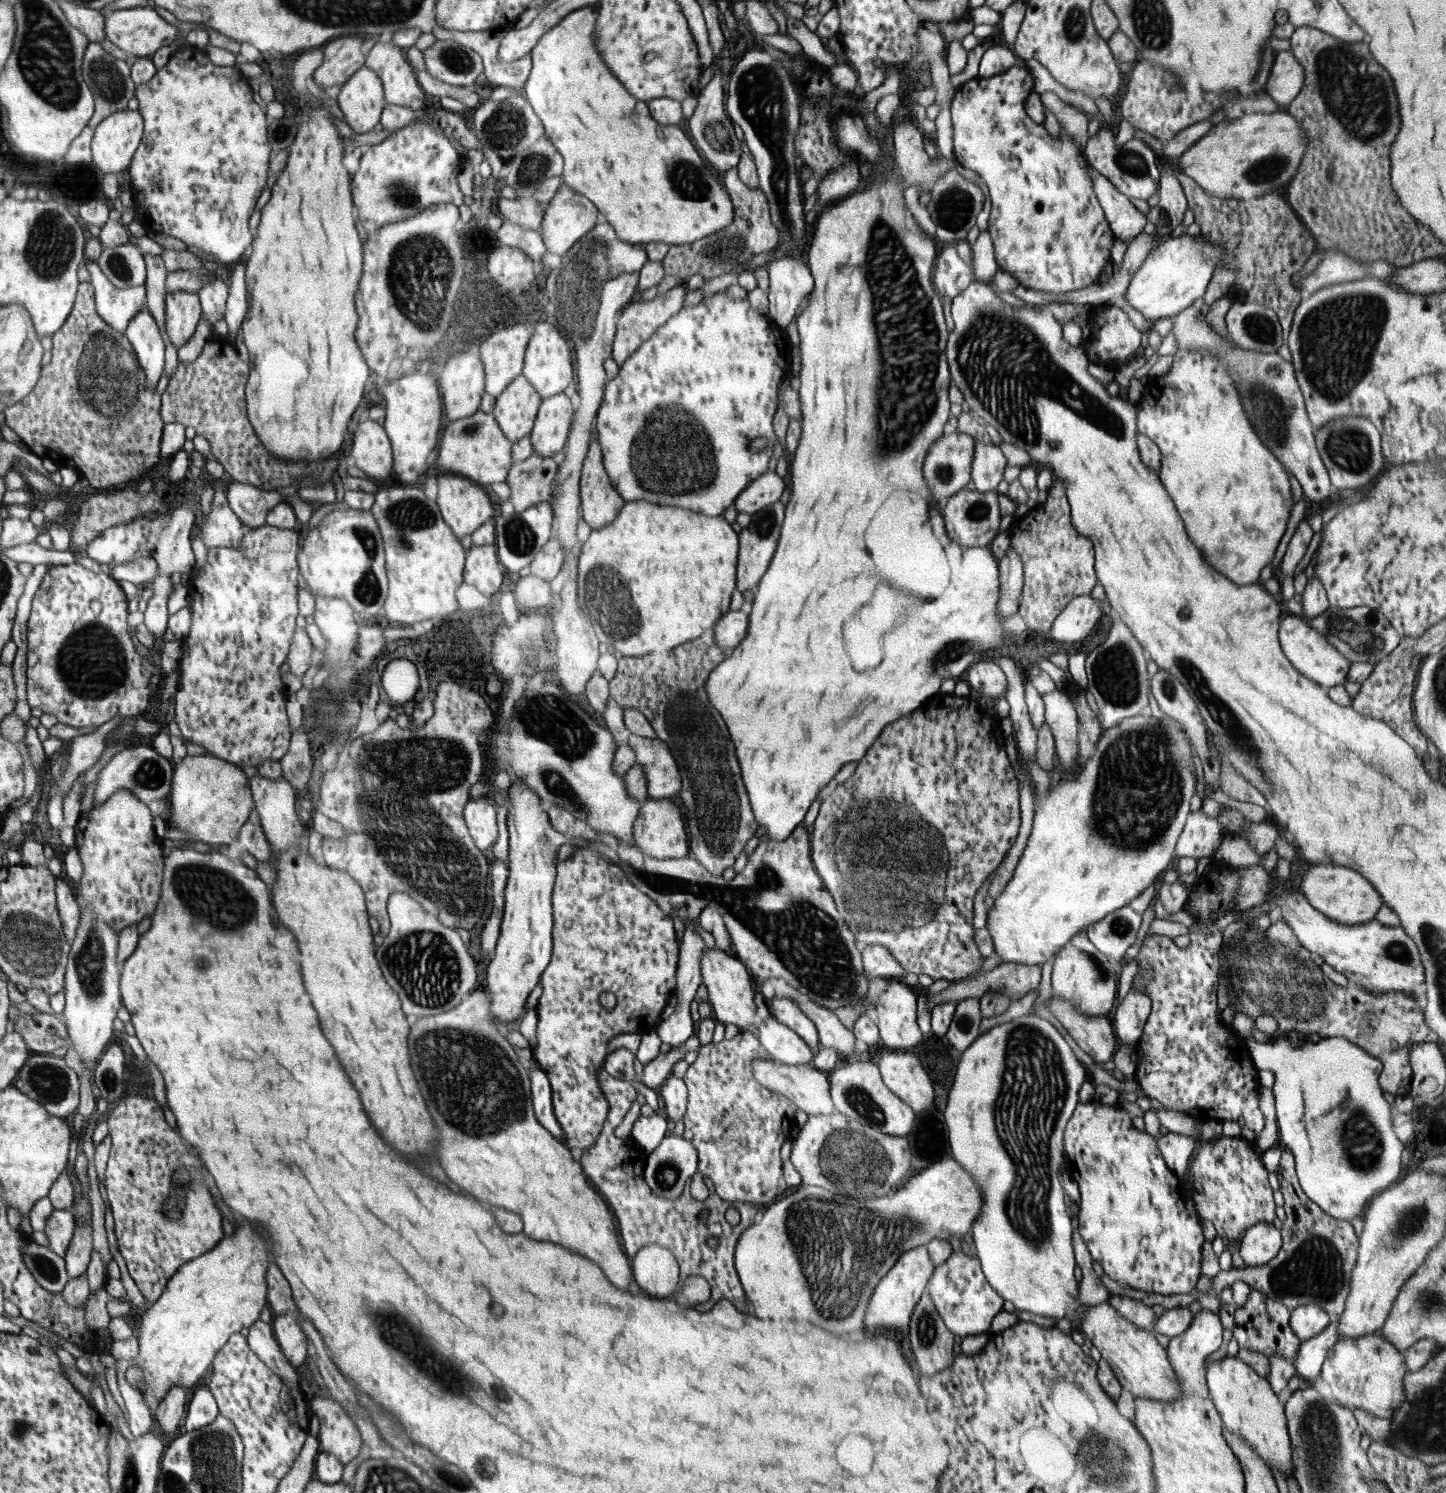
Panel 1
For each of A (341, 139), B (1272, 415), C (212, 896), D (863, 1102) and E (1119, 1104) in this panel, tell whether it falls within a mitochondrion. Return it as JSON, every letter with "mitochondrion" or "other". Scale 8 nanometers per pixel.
{"A":"other","B":"mitochondrion","C":"mitochondrion","D":"mitochondrion","E":"other"}

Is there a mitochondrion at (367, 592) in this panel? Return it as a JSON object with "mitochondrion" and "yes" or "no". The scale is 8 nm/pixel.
{"mitochondrion":"yes"}

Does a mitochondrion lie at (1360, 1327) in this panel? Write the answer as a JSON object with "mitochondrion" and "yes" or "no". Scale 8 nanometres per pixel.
{"mitochondrion":"no"}

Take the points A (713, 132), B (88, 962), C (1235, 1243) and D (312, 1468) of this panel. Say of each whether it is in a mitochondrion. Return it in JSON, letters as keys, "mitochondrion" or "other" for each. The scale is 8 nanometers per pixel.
{"A":"mitochondrion","B":"mitochondrion","C":"other","D":"other"}

